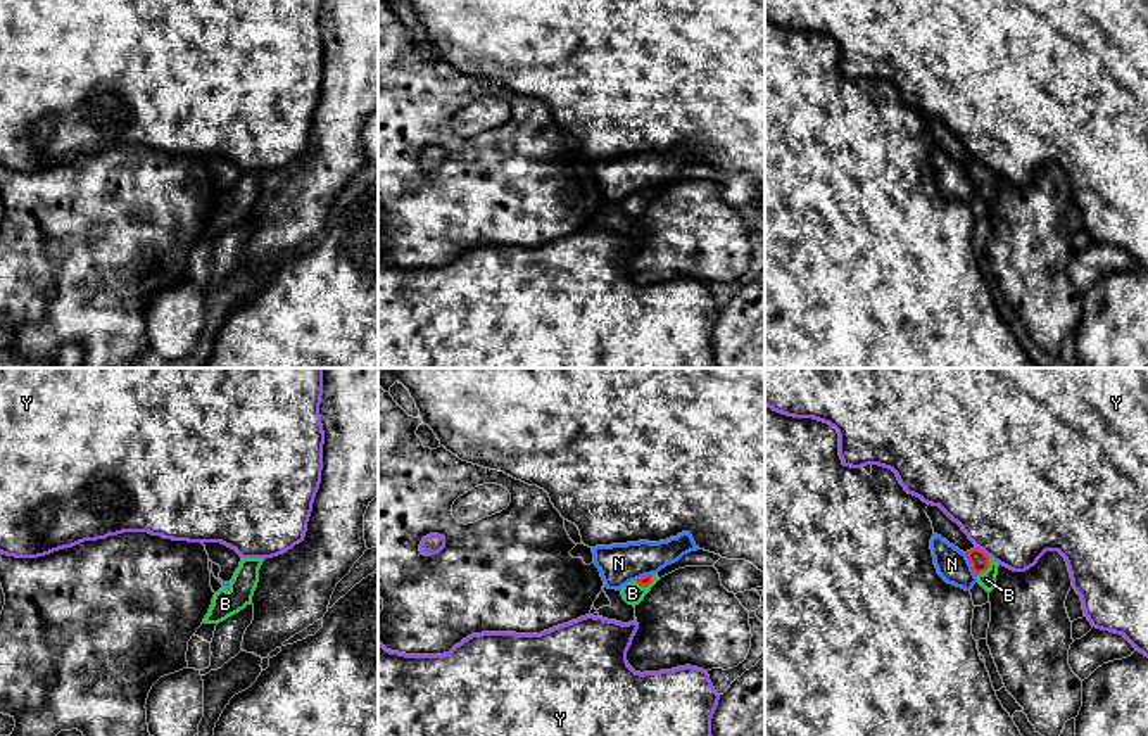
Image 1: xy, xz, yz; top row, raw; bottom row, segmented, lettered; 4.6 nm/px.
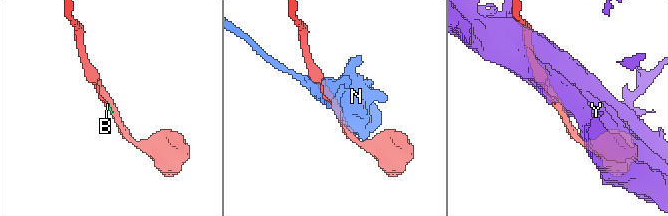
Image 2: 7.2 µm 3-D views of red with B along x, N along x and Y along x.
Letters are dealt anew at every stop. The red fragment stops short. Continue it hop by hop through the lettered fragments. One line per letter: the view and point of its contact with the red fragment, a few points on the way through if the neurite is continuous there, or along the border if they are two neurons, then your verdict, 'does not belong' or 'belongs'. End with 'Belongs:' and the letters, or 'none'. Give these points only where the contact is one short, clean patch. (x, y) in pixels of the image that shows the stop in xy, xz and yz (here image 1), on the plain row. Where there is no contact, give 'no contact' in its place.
B: contact yz (986, 182); way yz (979, 173), (986, 182), (986, 192); belongs
N: contact yz (971, 177); does not belong
Y: contact yz (983, 164); does not belong
Belongs: B

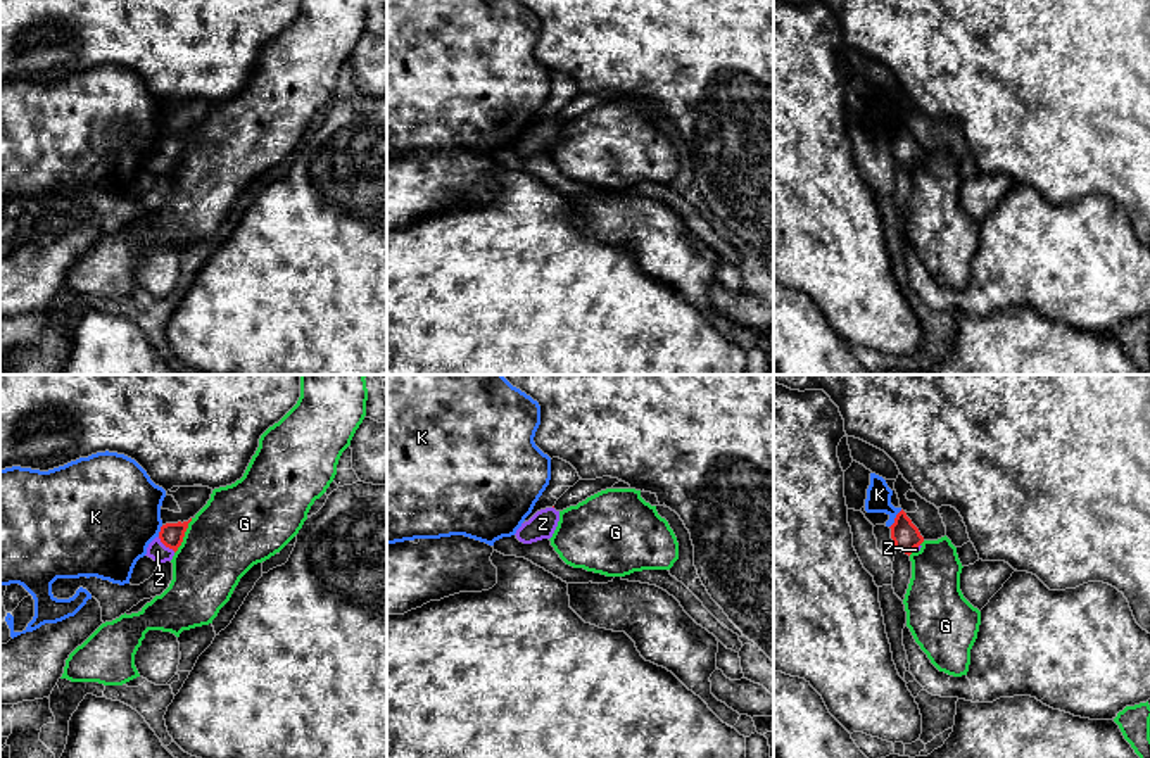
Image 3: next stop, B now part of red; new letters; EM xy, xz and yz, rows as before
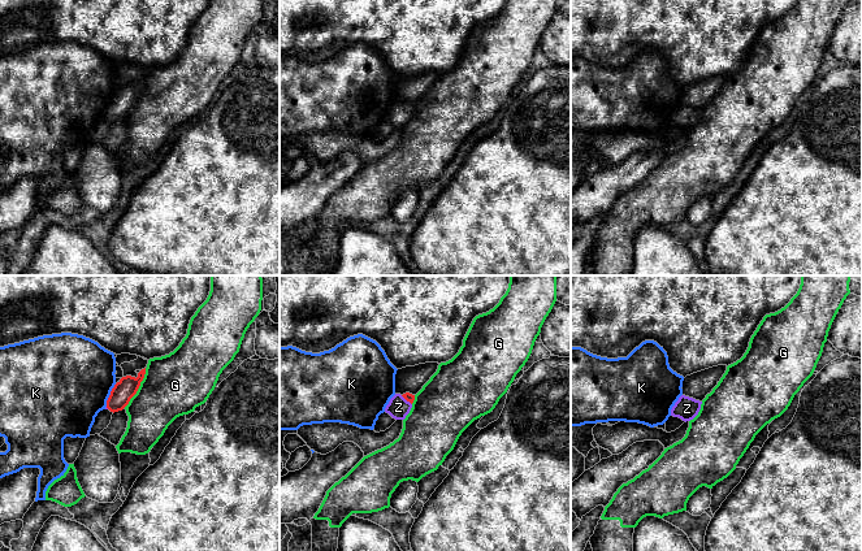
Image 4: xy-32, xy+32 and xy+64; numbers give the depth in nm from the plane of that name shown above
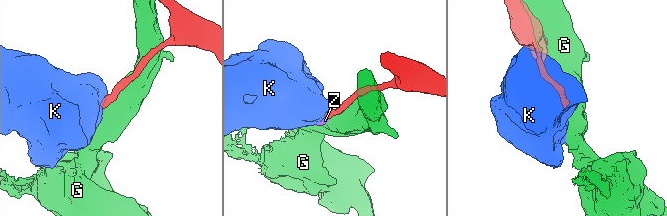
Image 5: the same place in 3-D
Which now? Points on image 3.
G: contact xy (183, 149); does not belong
K: contact yz (895, 132); border yz (902, 123), (890, 140); does not belong
Z: contact xy (166, 159); way xy (171, 149), (166, 159), (157, 164); belongs
Belongs: Z

